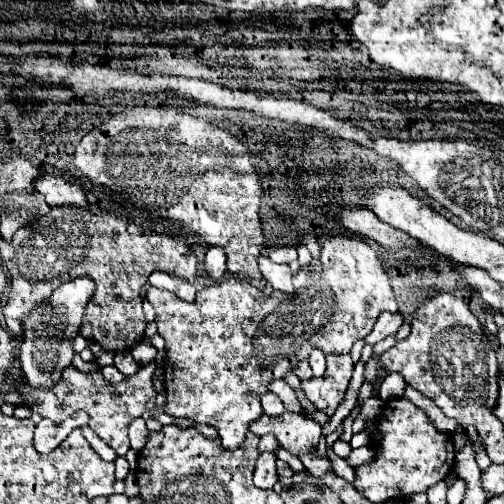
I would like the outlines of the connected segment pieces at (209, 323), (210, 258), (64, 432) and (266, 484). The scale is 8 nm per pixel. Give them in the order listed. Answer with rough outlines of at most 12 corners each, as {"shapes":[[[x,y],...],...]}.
{"shapes":[[[364,240],[296,292],[150,288],[166,412],[240,446],[272,380],[398,310]],[[208,248],[204,272],[218,282],[226,274],[226,254]],[[40,420],[34,448],[50,454],[74,430],[72,424]],[[262,452],[254,470],[258,488],[272,488],[278,480],[276,454]]]}

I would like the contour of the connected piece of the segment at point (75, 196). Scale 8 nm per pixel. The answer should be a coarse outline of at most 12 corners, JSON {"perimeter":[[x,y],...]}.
{"perimeter":[[44,174],[34,188],[50,206],[88,208],[86,192]]}

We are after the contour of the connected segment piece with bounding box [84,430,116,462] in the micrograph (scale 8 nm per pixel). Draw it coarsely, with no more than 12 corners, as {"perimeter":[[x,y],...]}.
{"perimeter":[[84,430],[84,438],[102,460],[116,460],[112,450],[92,430]]}

